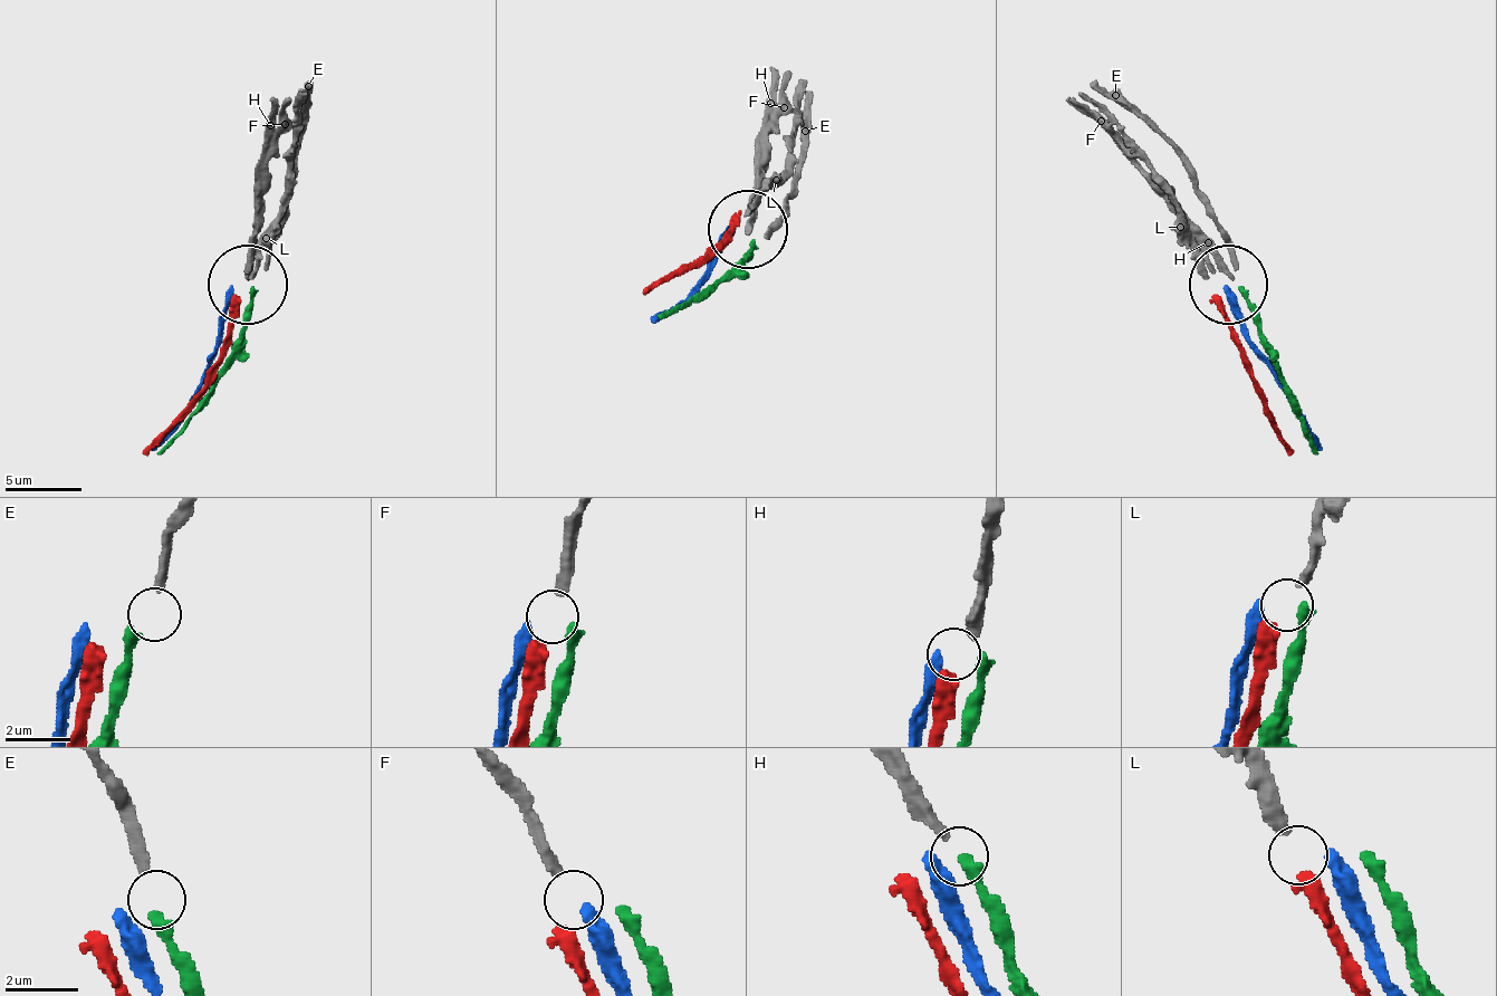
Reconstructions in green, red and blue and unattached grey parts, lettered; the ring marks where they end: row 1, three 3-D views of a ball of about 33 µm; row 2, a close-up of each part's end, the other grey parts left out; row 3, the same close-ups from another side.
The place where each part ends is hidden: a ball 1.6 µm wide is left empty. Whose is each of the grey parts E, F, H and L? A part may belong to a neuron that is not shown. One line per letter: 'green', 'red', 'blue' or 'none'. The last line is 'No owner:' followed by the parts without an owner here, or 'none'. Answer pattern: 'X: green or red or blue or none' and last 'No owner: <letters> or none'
E: green
F: blue
H: none
L: red
No owner: H

